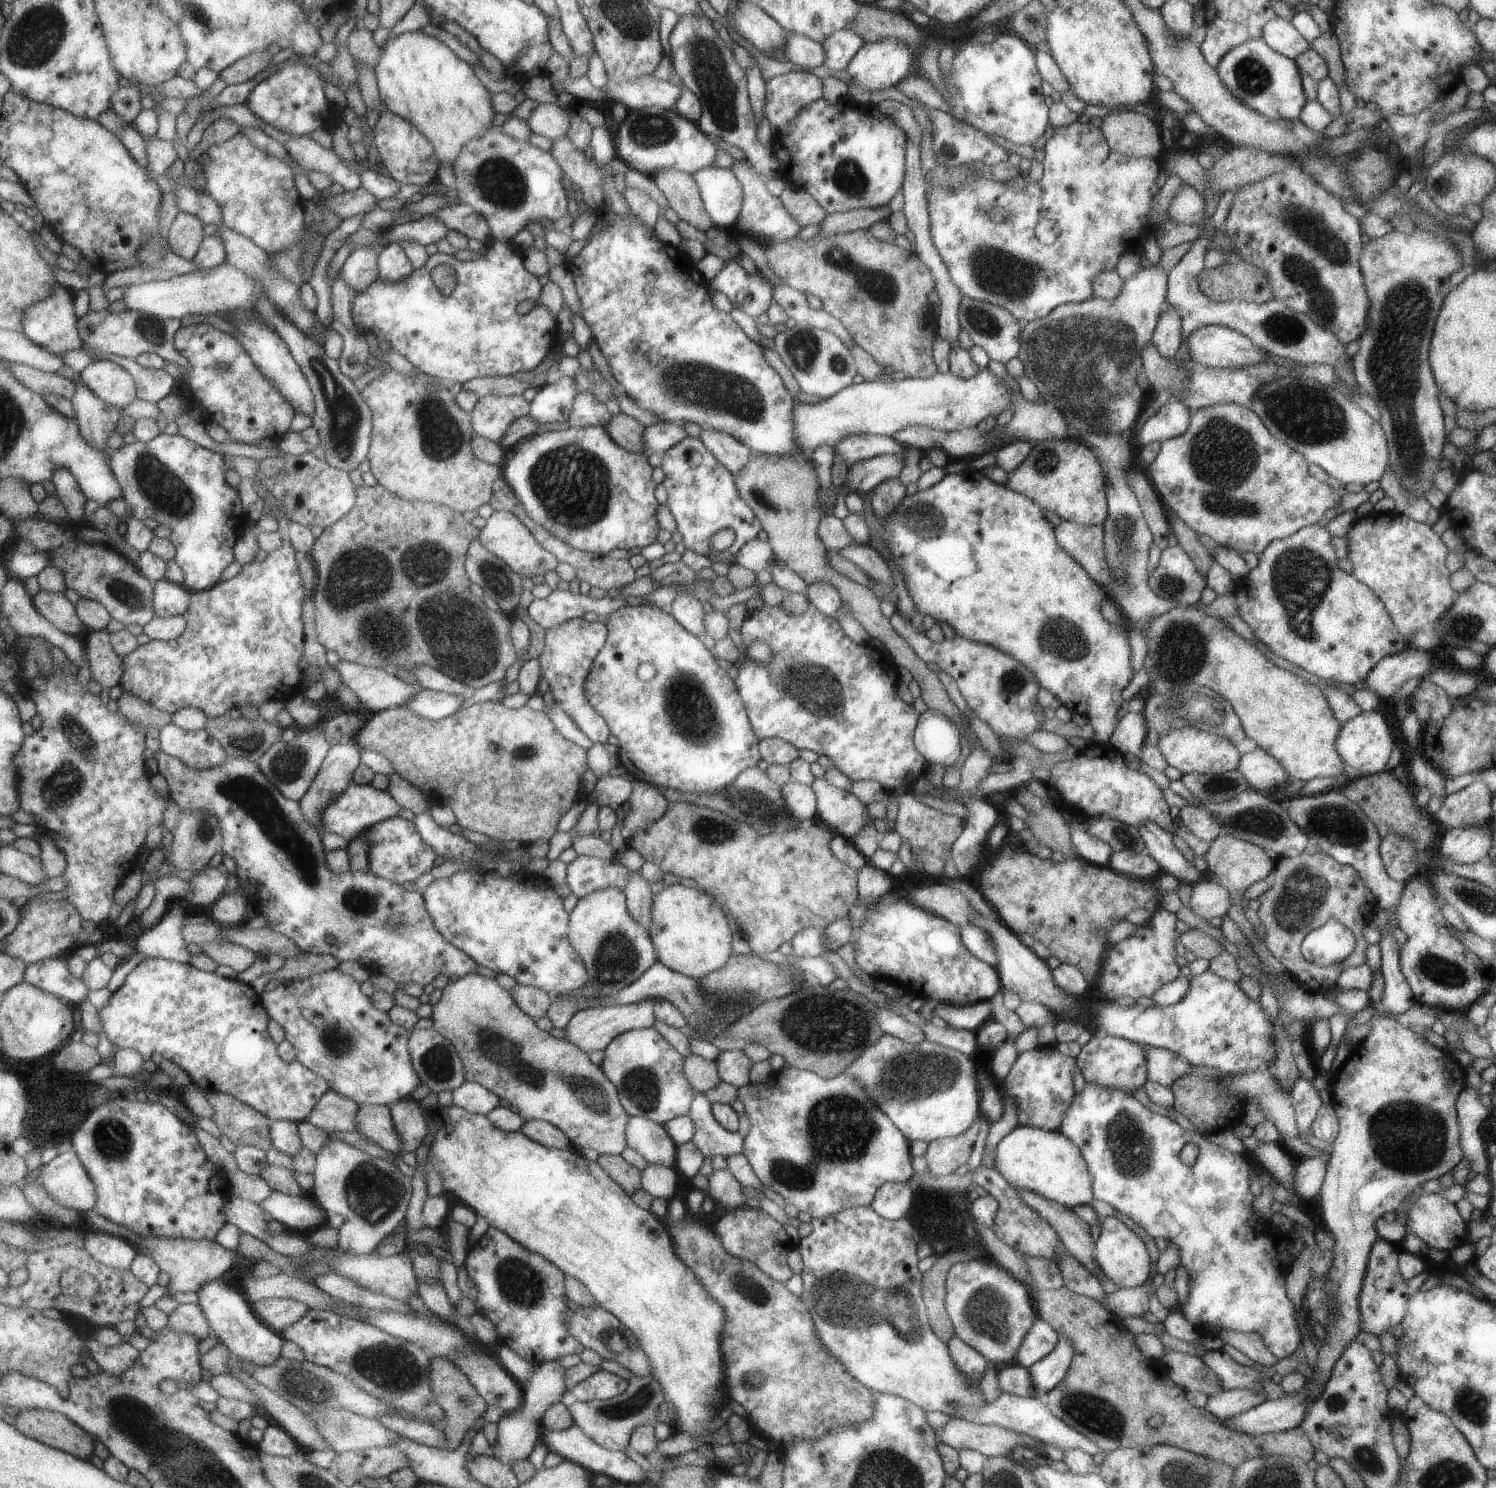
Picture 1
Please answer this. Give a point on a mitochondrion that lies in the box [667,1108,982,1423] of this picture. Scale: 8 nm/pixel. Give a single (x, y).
(847, 1300)

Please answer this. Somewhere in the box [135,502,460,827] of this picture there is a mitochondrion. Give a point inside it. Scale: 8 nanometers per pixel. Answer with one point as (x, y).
(287, 766)

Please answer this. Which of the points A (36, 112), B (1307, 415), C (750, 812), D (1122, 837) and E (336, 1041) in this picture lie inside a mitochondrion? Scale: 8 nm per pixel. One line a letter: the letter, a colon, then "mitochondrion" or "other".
A: other
B: mitochondrion
C: mitochondrion
D: mitochondrion
E: mitochondrion

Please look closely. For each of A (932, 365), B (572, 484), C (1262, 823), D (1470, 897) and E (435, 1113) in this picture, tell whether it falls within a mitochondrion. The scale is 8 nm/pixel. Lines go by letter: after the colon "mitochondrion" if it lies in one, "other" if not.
A: other
B: mitochondrion
C: mitochondrion
D: mitochondrion
E: other

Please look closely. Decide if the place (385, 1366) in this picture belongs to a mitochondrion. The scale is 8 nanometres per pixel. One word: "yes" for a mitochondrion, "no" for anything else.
yes

